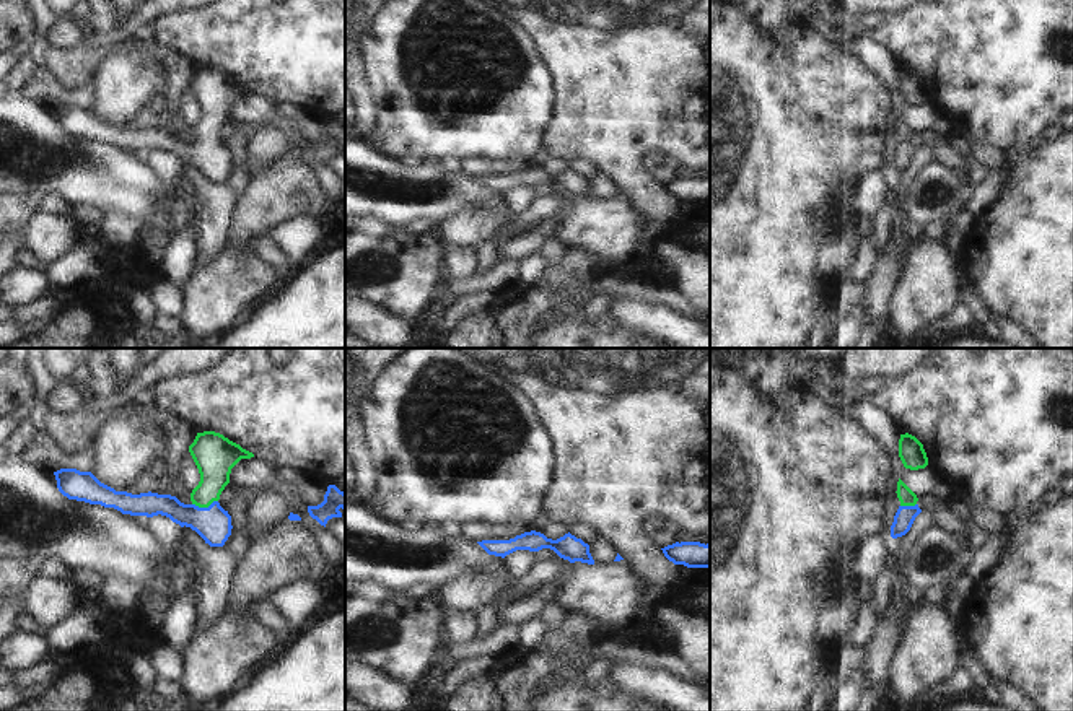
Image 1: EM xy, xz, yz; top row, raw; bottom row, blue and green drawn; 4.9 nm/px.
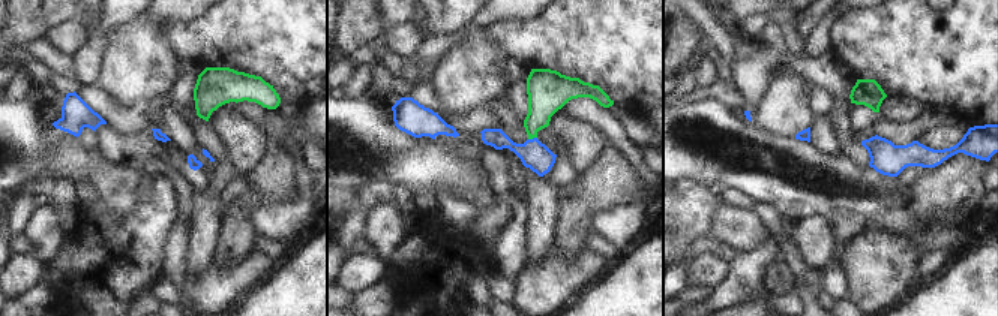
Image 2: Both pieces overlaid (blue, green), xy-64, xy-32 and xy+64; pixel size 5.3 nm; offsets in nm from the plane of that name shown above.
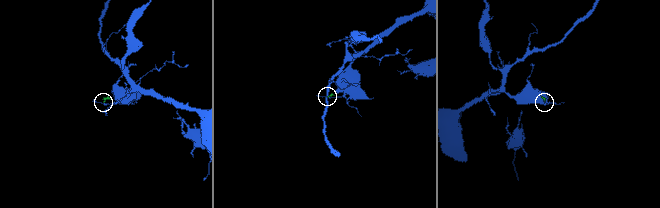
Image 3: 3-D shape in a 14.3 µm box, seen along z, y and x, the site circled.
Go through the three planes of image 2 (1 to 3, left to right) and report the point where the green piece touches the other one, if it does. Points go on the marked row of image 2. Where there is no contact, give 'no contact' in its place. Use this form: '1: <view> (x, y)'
1: no contact
2: xy-32 (533, 138)
3: no contact

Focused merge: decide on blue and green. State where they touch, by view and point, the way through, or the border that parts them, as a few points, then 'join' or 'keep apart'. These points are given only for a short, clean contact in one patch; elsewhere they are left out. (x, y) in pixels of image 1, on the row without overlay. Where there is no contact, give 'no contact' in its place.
contact xy (204, 143); way xy (214, 160), (205, 152), (204, 143), (214, 114), (214, 95); join

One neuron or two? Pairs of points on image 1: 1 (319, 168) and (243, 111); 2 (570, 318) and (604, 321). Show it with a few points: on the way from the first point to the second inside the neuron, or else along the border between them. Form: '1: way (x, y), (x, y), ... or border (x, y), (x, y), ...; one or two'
1: way (302, 147), (279, 121), (264, 111); one
2: way (578, 321), (596, 321); one

